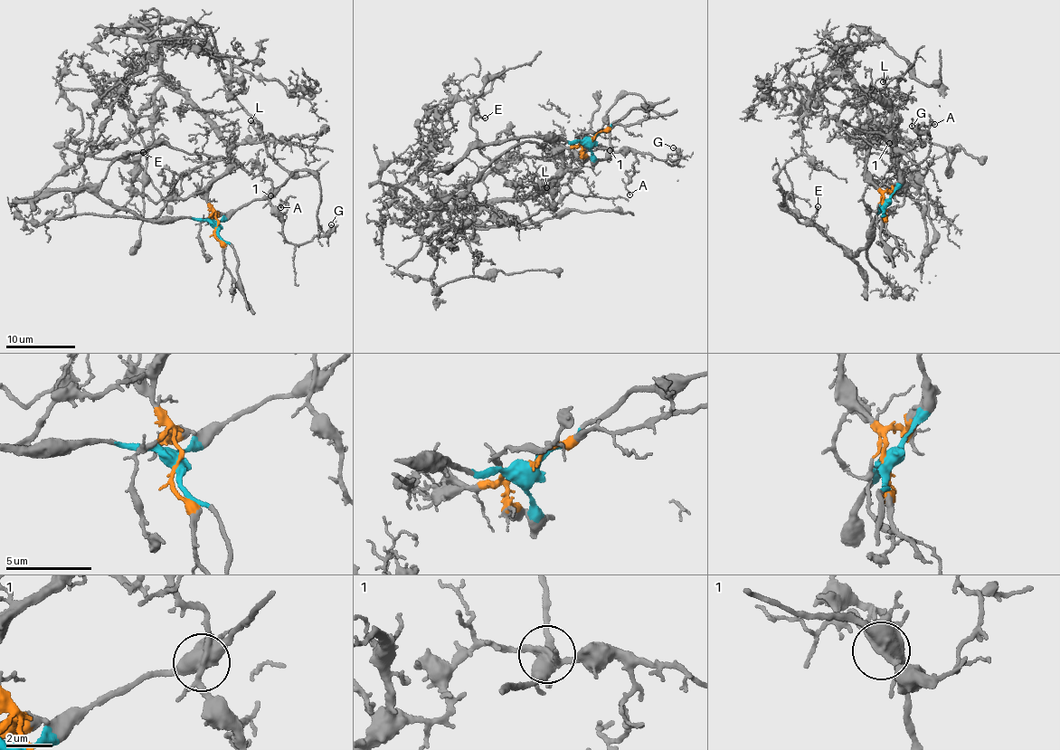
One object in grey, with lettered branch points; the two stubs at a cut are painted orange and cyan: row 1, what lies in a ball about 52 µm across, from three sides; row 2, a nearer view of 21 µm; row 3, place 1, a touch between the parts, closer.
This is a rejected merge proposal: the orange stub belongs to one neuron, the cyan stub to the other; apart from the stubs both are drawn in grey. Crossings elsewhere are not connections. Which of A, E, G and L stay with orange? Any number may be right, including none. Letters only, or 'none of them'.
A, G, L

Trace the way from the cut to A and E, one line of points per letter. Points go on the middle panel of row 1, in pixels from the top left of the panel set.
A: (591, 139), (580, 147), (557, 145), (564, 168), (579, 166), (590, 148), (632, 153), (629, 194)
E: (591, 139), (580, 141), (531, 135), (482, 142), (470, 126), (471, 116), (477, 111), (485, 118)

